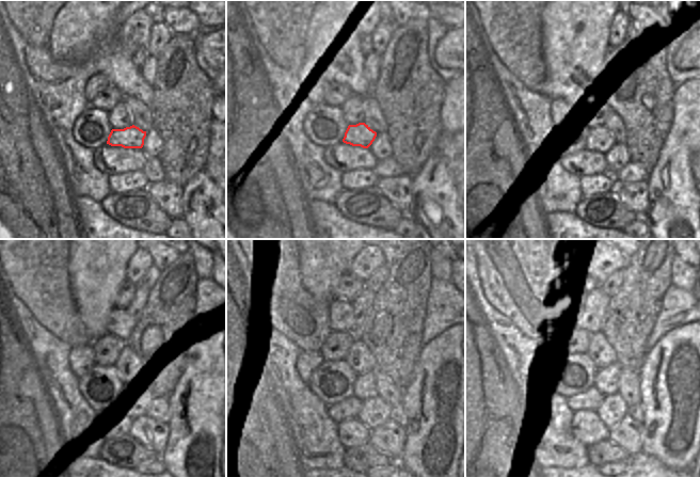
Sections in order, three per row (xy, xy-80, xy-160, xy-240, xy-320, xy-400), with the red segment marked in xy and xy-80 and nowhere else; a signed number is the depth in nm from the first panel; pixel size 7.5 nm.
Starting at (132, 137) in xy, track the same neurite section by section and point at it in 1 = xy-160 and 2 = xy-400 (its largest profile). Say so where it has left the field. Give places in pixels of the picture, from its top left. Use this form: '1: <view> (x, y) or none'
1: xy-160 (600, 139)
2: xy-400 (606, 380)

